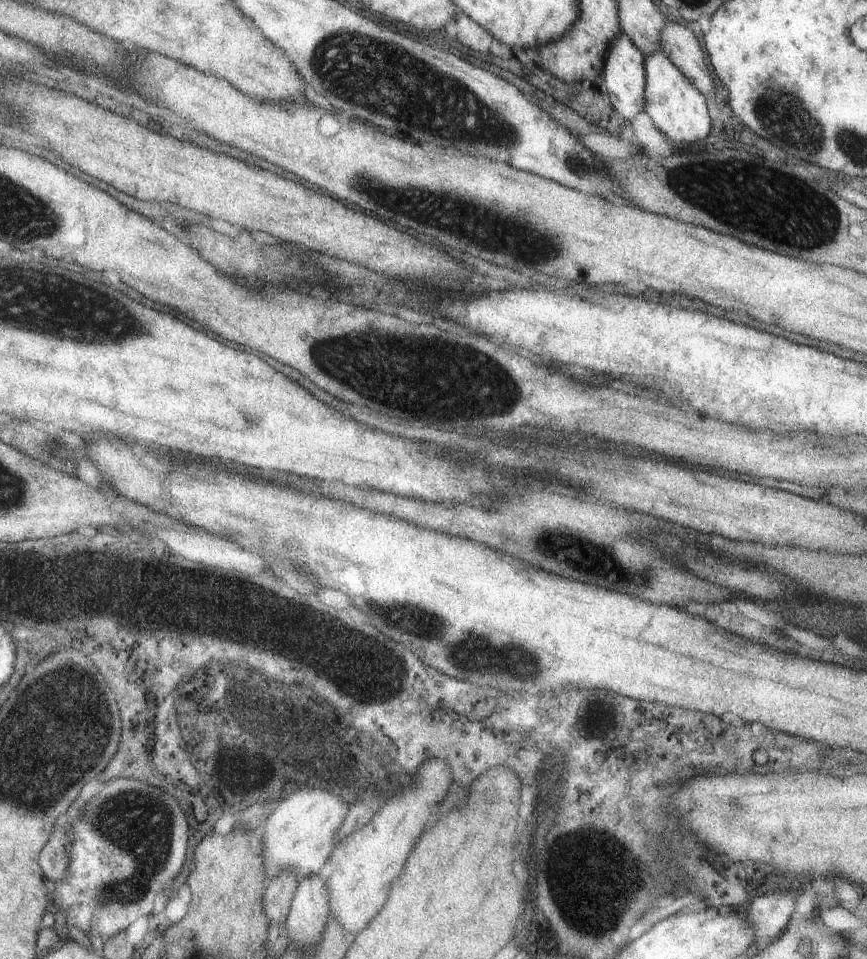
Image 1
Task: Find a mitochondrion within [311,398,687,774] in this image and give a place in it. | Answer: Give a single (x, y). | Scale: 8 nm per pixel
(515, 659)

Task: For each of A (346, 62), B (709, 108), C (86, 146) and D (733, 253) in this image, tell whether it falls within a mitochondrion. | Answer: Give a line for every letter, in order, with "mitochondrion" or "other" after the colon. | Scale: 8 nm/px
A: mitochondrion
B: other
C: other
D: other

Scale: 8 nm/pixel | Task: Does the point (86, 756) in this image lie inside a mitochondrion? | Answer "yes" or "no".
yes

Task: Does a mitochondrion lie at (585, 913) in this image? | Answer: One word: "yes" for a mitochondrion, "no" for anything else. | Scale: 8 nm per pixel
yes

